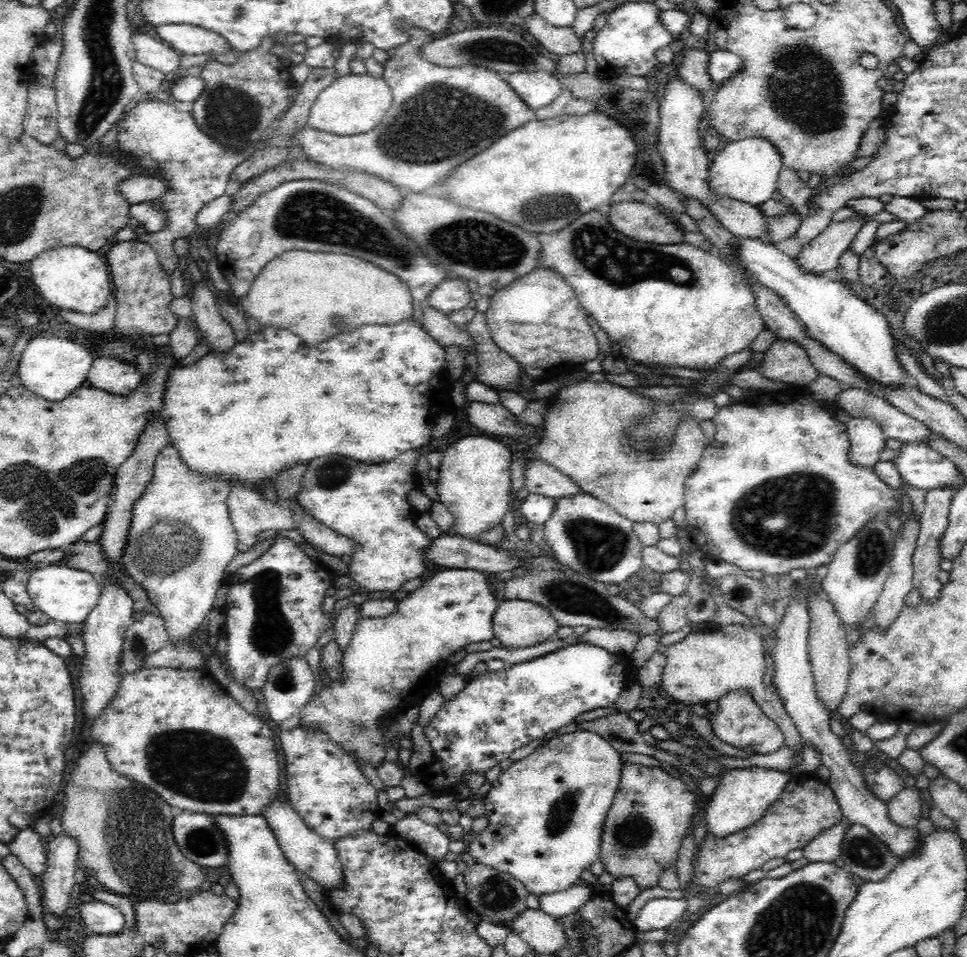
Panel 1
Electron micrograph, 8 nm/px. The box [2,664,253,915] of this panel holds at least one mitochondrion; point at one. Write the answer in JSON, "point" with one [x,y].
{"point":[197,765]}

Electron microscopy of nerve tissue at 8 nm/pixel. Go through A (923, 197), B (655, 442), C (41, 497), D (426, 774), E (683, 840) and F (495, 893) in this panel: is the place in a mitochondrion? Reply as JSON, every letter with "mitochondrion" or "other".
{"A":"other","B":"mitochondrion","C":"mitochondrion","D":"other","E":"other","F":"mitochondrion"}

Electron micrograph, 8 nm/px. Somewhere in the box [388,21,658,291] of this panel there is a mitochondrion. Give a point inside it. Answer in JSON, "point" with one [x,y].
{"point":[482,245]}

